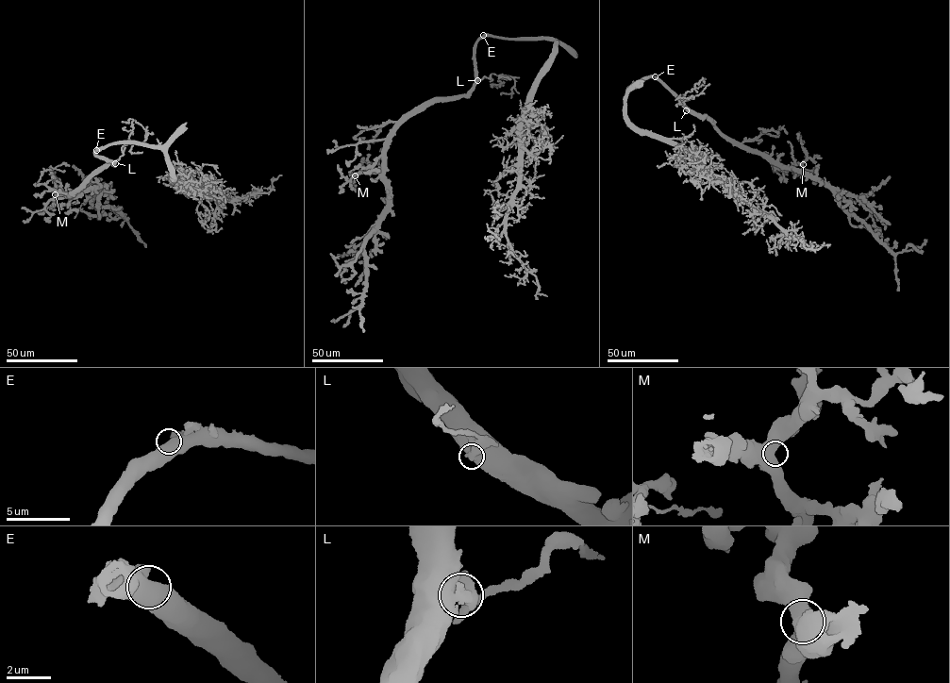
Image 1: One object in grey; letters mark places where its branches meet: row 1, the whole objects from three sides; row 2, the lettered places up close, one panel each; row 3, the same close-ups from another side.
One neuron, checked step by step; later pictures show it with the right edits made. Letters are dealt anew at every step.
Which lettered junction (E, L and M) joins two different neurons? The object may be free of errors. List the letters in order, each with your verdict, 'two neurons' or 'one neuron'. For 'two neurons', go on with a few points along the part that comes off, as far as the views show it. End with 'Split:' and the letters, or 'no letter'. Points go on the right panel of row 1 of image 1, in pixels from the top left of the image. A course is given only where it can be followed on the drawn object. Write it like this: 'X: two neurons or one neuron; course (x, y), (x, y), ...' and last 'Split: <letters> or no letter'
E: one neuron
L: two neurons; course (686, 110), (682, 106), (684, 94), (679, 98), (692, 98), (709, 83)
M: one neuron
Split: L

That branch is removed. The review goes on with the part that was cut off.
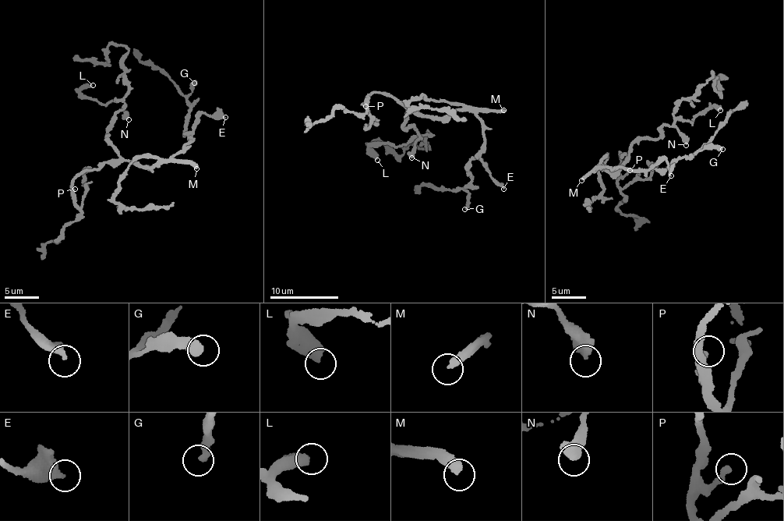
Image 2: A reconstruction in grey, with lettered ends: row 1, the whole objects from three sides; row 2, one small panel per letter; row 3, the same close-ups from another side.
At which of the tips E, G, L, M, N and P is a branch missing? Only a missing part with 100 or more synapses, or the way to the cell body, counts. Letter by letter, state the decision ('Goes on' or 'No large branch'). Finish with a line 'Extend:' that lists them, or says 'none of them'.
E: No large branch
G: No large branch
L: No large branch
M: Goes on
N: No large branch
P: No large branch
Extend: M

